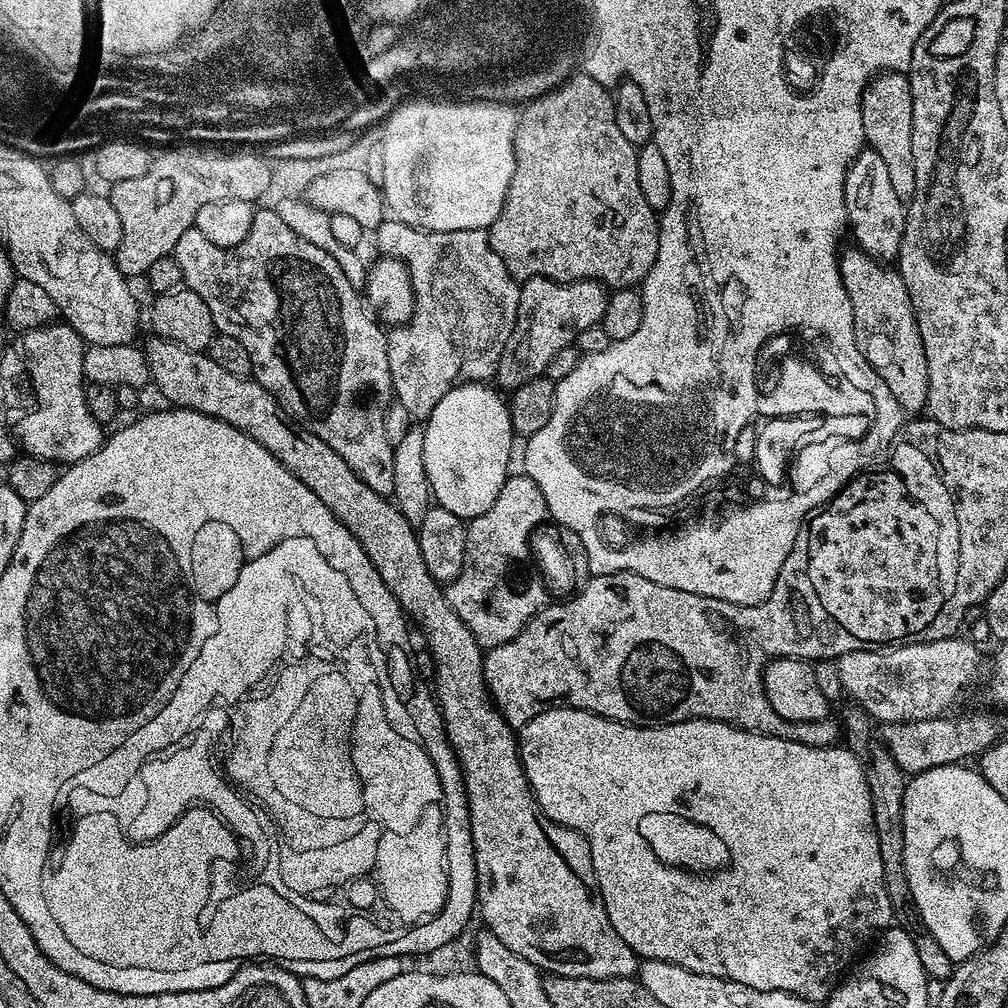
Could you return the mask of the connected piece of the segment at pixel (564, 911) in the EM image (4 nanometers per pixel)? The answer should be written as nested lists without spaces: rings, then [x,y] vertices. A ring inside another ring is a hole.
[[[152,338],[148,345],[143,345],[142,351],[148,358],[151,383],[156,383],[157,390],[169,400],[169,405],[213,416],[234,426],[238,431],[245,432],[254,438],[254,442],[270,450],[270,454],[274,454],[274,458],[278,458],[278,462],[282,462],[282,466],[286,466],[294,478],[314,490],[314,494],[322,498],[325,506],[367,550],[370,562],[374,562],[374,570],[378,570],[382,582],[386,582],[390,594],[394,594],[411,623],[415,627],[417,624],[424,631],[428,648],[432,651],[432,660],[436,663],[434,699],[444,720],[448,741],[456,751],[456,759],[460,761],[460,770],[464,774],[476,859],[476,903],[479,919],[481,916],[488,923],[485,924],[487,931],[493,932],[499,940],[506,942],[506,946],[510,946],[510,950],[514,950],[514,954],[526,958],[544,974],[599,980],[635,977],[638,972],[638,957],[634,949],[626,946],[622,938],[618,938],[618,930],[610,926],[602,894],[596,887],[588,839],[581,832],[567,828],[565,824],[555,824],[536,805],[536,797],[532,795],[532,788],[520,761],[517,733],[505,722],[499,707],[492,703],[484,684],[484,652],[462,618],[458,618],[458,614],[454,614],[448,605],[445,589],[426,570],[417,540],[417,529],[400,513],[398,507],[359,480],[354,470],[350,470],[350,466],[346,466],[346,462],[342,462],[342,458],[338,458],[338,454],[334,454],[326,442],[297,431],[276,399],[255,379],[230,374],[204,352],[181,348],[171,340]]]

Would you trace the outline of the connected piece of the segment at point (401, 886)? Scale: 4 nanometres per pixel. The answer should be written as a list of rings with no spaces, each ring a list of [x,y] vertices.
[[[390,836],[390,840],[386,838],[380,848],[380,876],[382,876],[382,884],[384,884],[388,900],[406,918],[418,918],[418,916],[422,917],[422,914],[426,914],[426,920],[431,920],[442,910],[444,899],[448,893],[448,870],[447,868],[440,869],[440,842],[422,844],[422,842],[410,842],[410,840],[408,842],[394,840],[392,836]]]

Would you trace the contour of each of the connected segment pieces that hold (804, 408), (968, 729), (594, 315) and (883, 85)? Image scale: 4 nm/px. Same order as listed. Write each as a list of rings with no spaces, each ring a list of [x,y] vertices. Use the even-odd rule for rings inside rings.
[[[780,358],[780,385],[782,386],[779,401],[794,412],[824,416],[824,418],[846,418],[846,434],[852,440],[870,440],[876,428],[877,408],[875,397],[866,388],[860,388],[858,381],[848,375],[848,384],[844,386],[844,394],[834,390],[826,384],[816,372],[814,361],[810,358],[804,360],[790,360]]]
[[[974,712],[951,720],[951,715],[935,716],[932,720],[915,720],[901,724],[884,724],[878,735],[888,748],[890,758],[898,762],[905,774],[934,770],[938,766],[958,764],[967,761],[967,756],[979,757],[981,752],[991,748],[1001,739],[1000,720],[992,712]]]
[[[535,276],[532,280],[523,281],[514,330],[504,343],[502,358],[496,367],[495,383],[501,389],[511,390],[530,382],[535,376],[545,375],[550,358],[554,358],[558,350],[573,347],[582,331],[603,321],[609,299],[605,285],[599,280],[573,280],[571,284],[562,284],[558,280]]]
[[[882,72],[869,82],[860,100],[864,139],[882,158],[890,177],[890,183],[898,198],[911,201],[916,194],[916,159],[914,158],[914,98],[910,82],[903,72]]]

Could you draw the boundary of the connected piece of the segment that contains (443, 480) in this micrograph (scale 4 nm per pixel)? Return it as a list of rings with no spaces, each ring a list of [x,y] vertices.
[[[473,382],[471,384],[459,384],[454,390],[450,390],[450,394],[446,394],[446,398],[442,398],[442,402],[438,402],[438,406],[434,406],[434,410],[428,415],[426,423],[423,425],[425,434],[425,474],[428,476],[431,495],[434,497],[435,503],[450,510],[451,513],[460,516],[460,519],[467,522],[486,514],[486,510],[490,510],[490,506],[494,506],[494,498],[498,498],[498,490],[502,490],[502,486],[507,482],[510,475],[508,463],[512,460],[512,440],[514,441],[514,433],[512,423],[510,422],[510,414],[505,397],[500,397],[501,393],[495,387],[489,386],[484,382]]]

